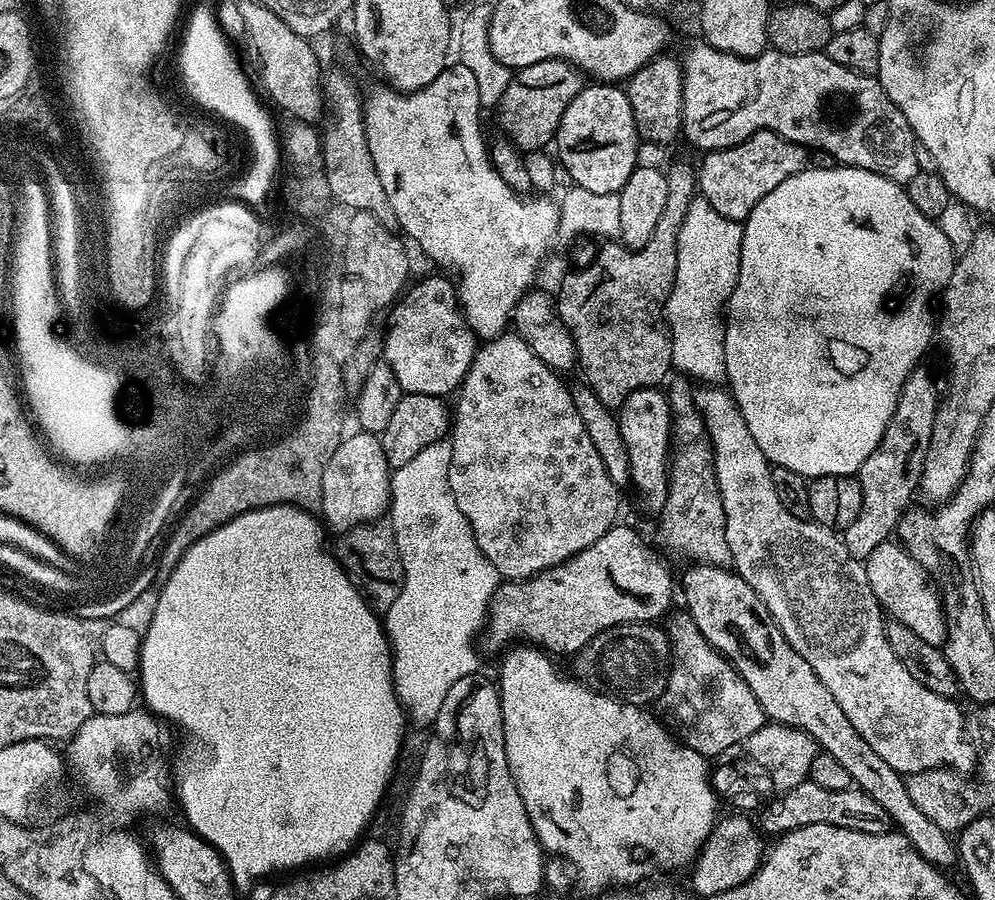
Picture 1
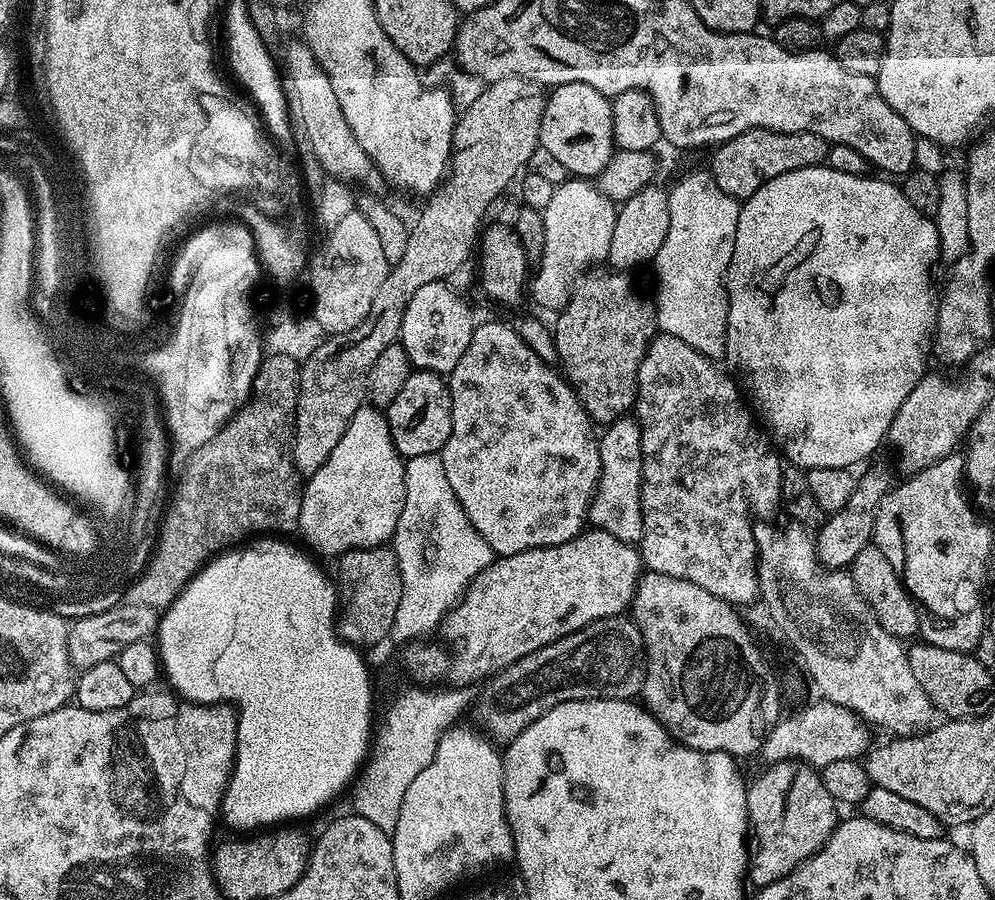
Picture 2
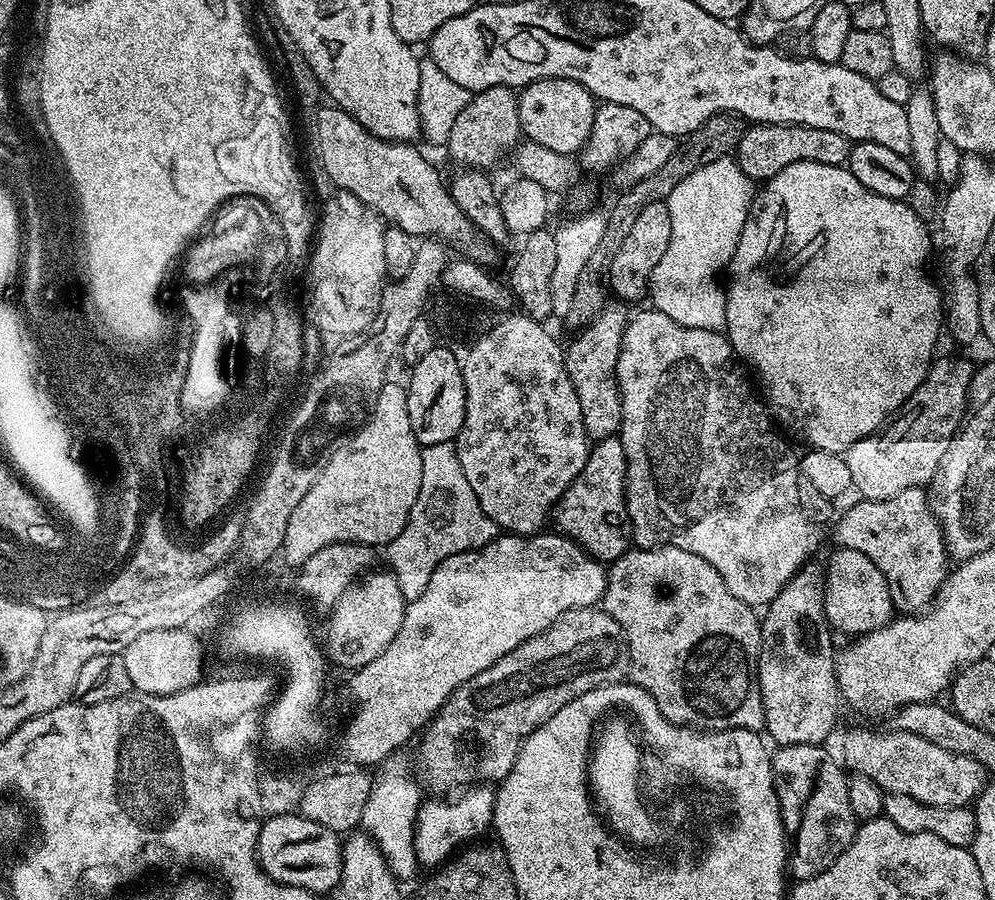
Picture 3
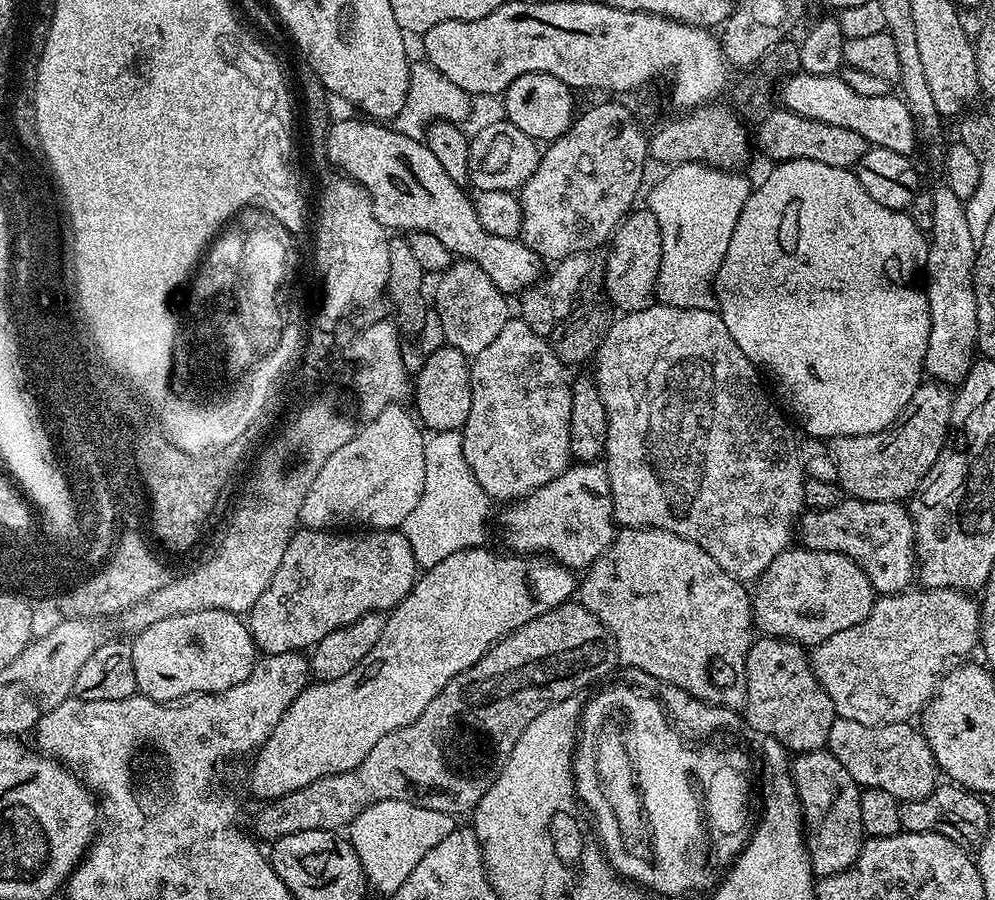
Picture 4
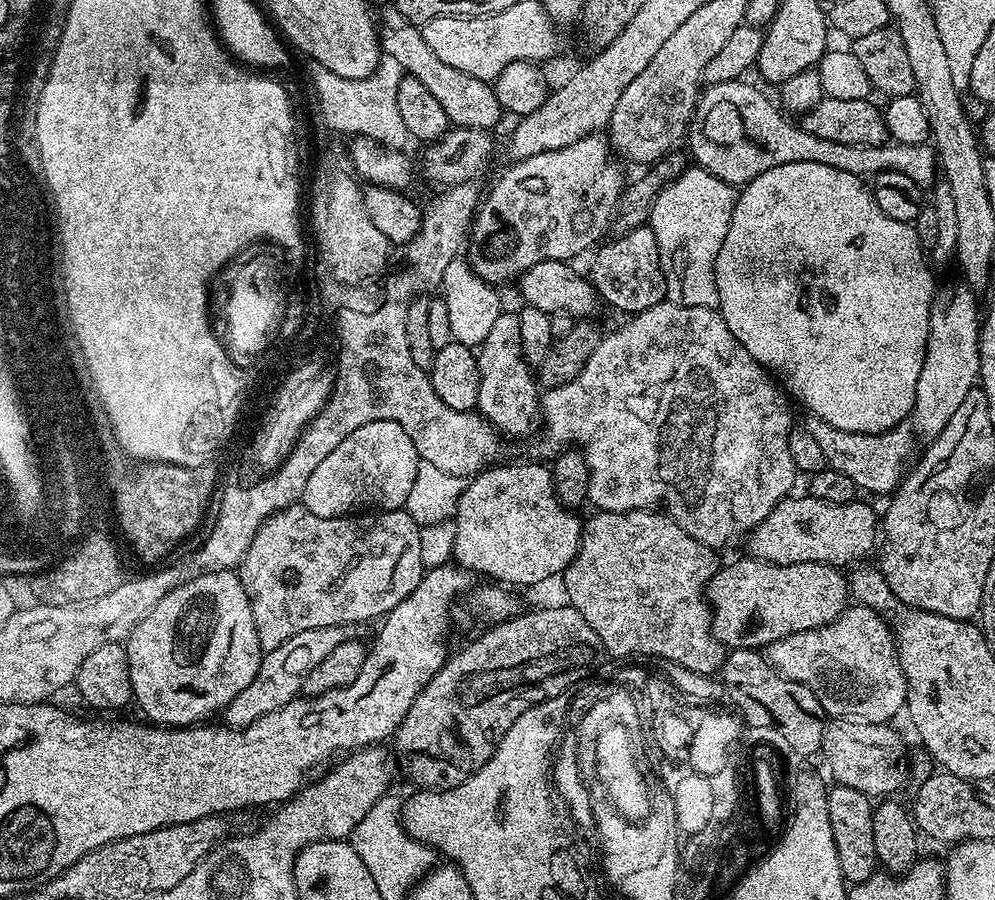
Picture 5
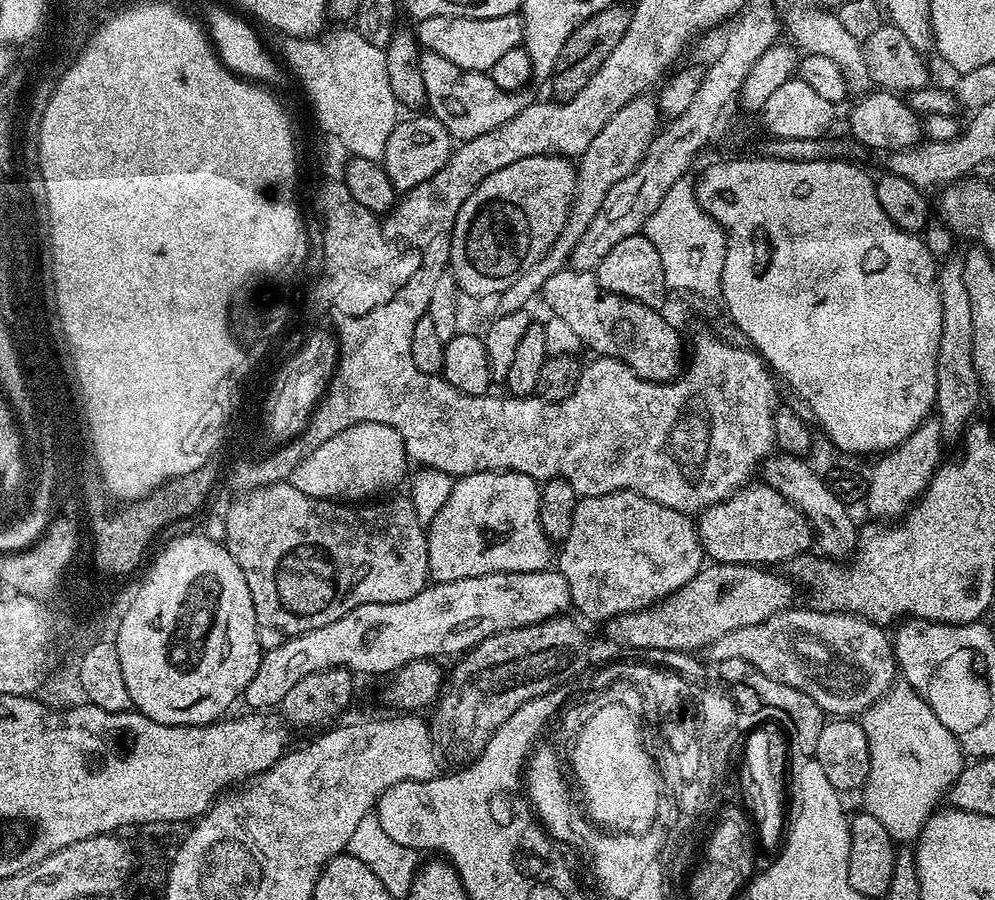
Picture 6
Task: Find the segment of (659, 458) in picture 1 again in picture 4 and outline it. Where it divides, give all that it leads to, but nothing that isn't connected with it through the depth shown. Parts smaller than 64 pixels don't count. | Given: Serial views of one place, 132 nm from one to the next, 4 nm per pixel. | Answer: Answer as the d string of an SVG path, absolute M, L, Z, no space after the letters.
M573 463L558 478L528 496L513 500L500 516L503 547L516 554L543 554L573 570L587 570L616 537L612 491L603 463Z

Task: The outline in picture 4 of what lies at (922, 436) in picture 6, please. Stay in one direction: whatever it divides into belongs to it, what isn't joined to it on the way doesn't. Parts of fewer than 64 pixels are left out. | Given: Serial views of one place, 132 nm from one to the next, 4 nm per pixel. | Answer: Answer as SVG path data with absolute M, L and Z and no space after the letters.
M940 182L937 188L933 187L931 193L934 222L928 240L928 252L922 261L922 287L930 310L930 334L926 342L924 371L933 381L945 386L959 386L972 368L978 352L976 288L972 284L972 267L976 264L978 244L970 236L965 201L961 196L954 194L946 182Z

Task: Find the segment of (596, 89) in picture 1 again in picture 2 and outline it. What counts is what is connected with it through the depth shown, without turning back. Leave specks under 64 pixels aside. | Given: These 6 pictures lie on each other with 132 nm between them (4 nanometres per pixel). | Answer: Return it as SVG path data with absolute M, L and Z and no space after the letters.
M582 82L557 84L547 93L548 101L542 114L540 127L540 148L548 151L552 160L557 160L562 167L576 178L596 178L610 162L613 152L617 151L614 142L614 117L612 117L612 102L602 95L594 86L586 86Z

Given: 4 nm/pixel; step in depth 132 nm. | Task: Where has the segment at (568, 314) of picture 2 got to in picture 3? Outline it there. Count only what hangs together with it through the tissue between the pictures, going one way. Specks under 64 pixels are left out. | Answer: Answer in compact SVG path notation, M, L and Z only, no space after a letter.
M604 307L585 328L579 329L573 335L576 337L573 338L572 345L569 348L567 345L564 352L564 368L574 386L574 394L578 394L578 406L582 406L582 426L592 442L605 440L620 431L620 390L616 378L616 364L620 360L620 343L629 319L629 313L624 313L620 308Z

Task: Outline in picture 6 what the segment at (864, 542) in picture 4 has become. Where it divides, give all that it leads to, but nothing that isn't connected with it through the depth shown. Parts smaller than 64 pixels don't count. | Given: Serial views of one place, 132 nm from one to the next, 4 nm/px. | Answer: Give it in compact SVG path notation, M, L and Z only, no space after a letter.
M763 482L749 483L728 499L704 509L698 516L698 531L705 553L721 564L782 566L807 553L814 544L812 527L804 515Z

